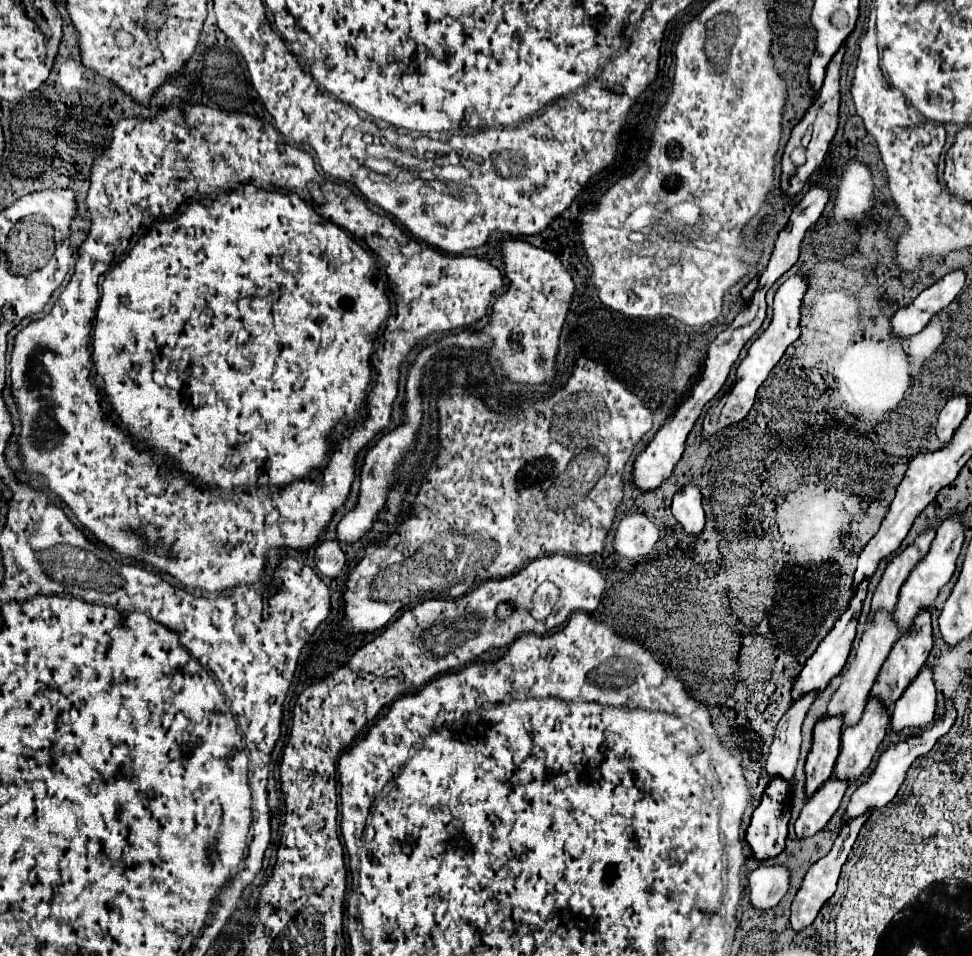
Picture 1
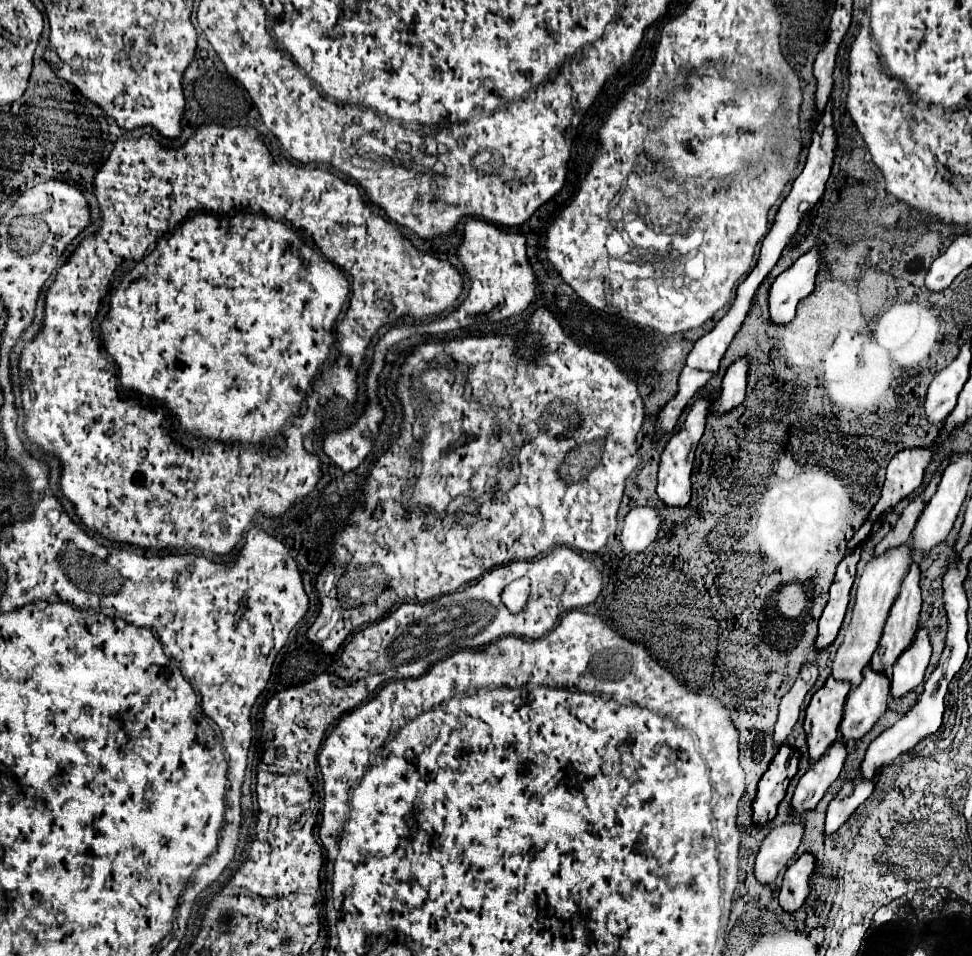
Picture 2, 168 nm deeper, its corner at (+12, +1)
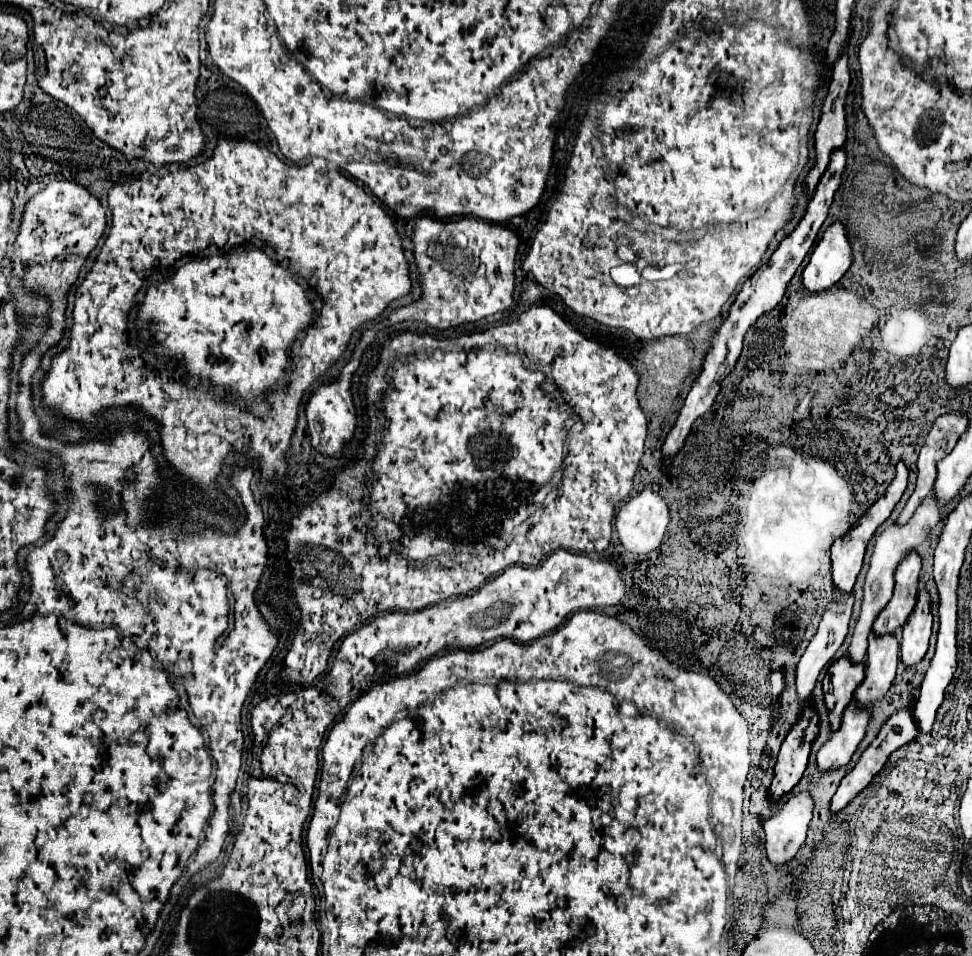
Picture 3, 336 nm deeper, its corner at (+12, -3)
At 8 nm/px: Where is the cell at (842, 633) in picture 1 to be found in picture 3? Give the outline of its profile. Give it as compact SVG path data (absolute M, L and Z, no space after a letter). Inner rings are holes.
M899 464L897 466L897 474L895 474L891 486L887 488L887 494L883 494L843 538L837 538L833 542L833 546L831 546L831 562L833 562L833 586L837 590L843 590L845 594L853 592L855 578L857 578L861 566L863 566L863 556L865 556L865 550L867 550L867 542L871 540L875 530L889 518L889 514L895 508L895 504L901 500L905 488L907 488L907 474L909 474L909 470L905 468L905 464Z

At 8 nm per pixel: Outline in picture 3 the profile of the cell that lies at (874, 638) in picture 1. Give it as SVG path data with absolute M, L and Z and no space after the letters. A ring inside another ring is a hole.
M929 494L921 506L917 508L917 512L913 514L913 518L905 524L905 526L887 526L879 536L877 536L877 542L875 542L875 548L873 548L873 556L871 556L871 566L869 566L869 572L867 572L867 578L865 578L865 596L863 596L863 604L861 604L861 612L859 612L859 618L857 618L857 624L855 624L855 630L853 630L853 636L851 636L851 644L849 644L849 650L847 650L847 658L857 662L857 664L863 664L865 662L865 654L867 654L867 638L871 634L871 628L873 628L873 622L875 618L879 616L879 612L883 610L883 606L887 606L887 602L891 600L891 594L893 594L893 588L895 588L895 570L899 566L899 560L903 560L911 550L915 550L929 534L929 530L939 522L939 510L937 510L937 504L935 504L935 498L933 494Z

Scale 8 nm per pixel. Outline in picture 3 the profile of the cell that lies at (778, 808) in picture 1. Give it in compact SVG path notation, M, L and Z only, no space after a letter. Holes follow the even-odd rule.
M807 702L805 712L799 716L797 724L787 734L787 738L781 746L781 752L777 756L775 776L773 776L773 782L771 782L769 792L767 792L773 802L777 802L785 794L789 794L791 788L803 776L803 772L807 768L811 742L815 740L815 736L819 732L817 720L819 720L819 716L815 714L815 710Z

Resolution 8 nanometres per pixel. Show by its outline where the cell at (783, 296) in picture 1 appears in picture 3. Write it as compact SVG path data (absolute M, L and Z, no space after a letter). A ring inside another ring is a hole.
M841 222L831 224L817 248L811 254L809 264L803 270L803 288L809 292L823 292L831 288L835 282L851 266L851 246L847 242L847 232Z

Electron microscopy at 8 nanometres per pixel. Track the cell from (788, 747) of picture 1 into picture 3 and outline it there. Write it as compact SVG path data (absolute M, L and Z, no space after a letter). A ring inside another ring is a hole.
M833 590L833 600L831 600L827 612L823 614L823 620L821 620L821 624L819 624L819 630L817 630L815 638L809 642L807 650L803 652L803 656L801 656L799 664L797 664L797 680L795 680L795 686L797 686L797 696L799 696L799 702L801 702L801 704L811 696L819 672L831 662L833 654L835 654L835 652L839 650L839 646L843 644L843 640L845 640L845 636L847 636L847 630L849 630L851 608L853 608L853 594L845 594L845 592Z

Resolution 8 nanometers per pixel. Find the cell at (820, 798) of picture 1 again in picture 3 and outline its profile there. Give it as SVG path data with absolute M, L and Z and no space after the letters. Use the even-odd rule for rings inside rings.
M847 708L843 714L841 728L833 732L829 740L817 752L817 768L821 772L827 772L827 770L835 770L849 764L851 756L855 754L859 742L865 736L867 722L869 722L867 710Z

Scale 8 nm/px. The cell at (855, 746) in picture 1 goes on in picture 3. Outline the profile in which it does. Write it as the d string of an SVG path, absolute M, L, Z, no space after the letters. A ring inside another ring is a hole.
M871 634L865 662L865 680L855 690L855 704L859 708L869 708L871 704L885 698L885 694L893 684L897 664L899 664L897 638Z

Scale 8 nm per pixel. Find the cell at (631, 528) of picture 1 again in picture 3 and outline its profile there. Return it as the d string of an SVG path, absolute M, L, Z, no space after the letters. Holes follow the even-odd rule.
M651 490L639 492L617 514L617 532L621 544L631 554L649 554L661 546L669 524L665 502Z

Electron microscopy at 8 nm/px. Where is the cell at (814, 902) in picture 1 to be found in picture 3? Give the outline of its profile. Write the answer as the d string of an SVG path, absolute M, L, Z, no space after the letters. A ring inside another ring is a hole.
M897 712L897 714L893 714L893 716L887 720L887 724L881 728L881 732L877 734L877 738L871 742L871 746L861 754L861 760L857 762L857 766L841 780L837 792L835 792L833 800L831 800L831 808L829 808L829 810L831 810L833 814L841 812L865 786L869 786L869 782L871 782L871 780L877 776L877 772L885 766L885 762L889 760L889 756L891 756L897 748L901 748L901 746L905 746L907 742L911 742L915 736L917 736L917 726L915 726L915 720L911 718L911 712Z

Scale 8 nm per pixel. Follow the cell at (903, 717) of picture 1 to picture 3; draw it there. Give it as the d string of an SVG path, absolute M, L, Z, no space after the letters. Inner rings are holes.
M921 590L917 598L917 606L909 616L907 624L903 626L903 636L901 636L901 662L907 668L917 666L925 658L929 650L931 626L933 626L931 598L925 590Z

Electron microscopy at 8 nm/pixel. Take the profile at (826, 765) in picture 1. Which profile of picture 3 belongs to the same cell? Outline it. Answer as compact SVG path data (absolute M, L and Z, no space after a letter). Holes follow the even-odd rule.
M839 658L829 666L827 676L823 678L823 696L831 732L835 732L841 726L843 712L849 706L853 692L861 680L863 680L863 664L855 664L849 658Z

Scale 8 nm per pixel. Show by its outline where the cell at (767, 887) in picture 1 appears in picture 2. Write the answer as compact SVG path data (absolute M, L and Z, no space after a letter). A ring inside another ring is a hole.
M803 822L773 826L765 836L755 860L755 876L759 882L773 882L787 866L803 838Z

